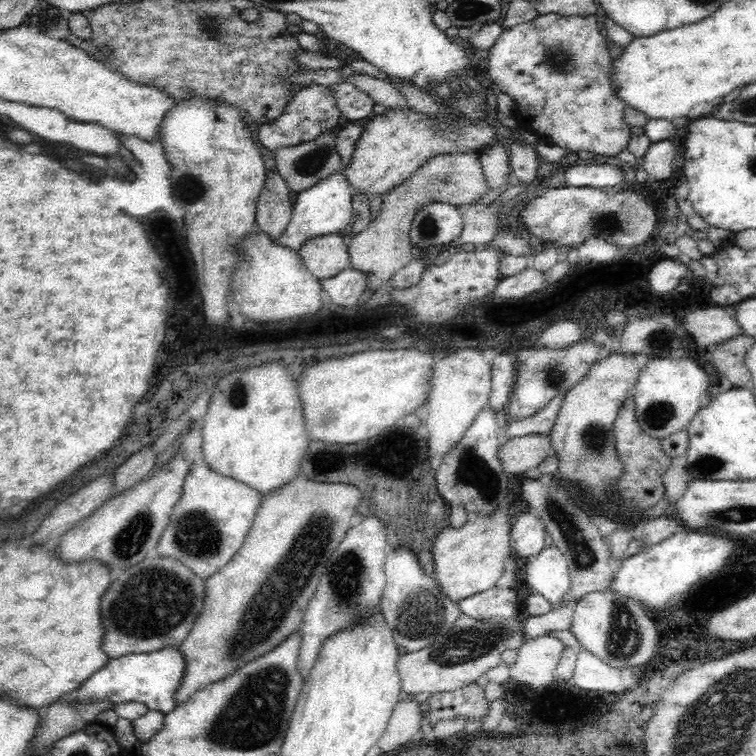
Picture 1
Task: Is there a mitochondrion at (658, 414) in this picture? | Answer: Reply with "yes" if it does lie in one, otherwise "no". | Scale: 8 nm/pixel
yes

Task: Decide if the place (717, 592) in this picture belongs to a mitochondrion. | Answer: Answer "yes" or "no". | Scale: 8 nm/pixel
no

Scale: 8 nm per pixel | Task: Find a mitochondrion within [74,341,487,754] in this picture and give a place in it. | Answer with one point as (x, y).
(273, 603)

